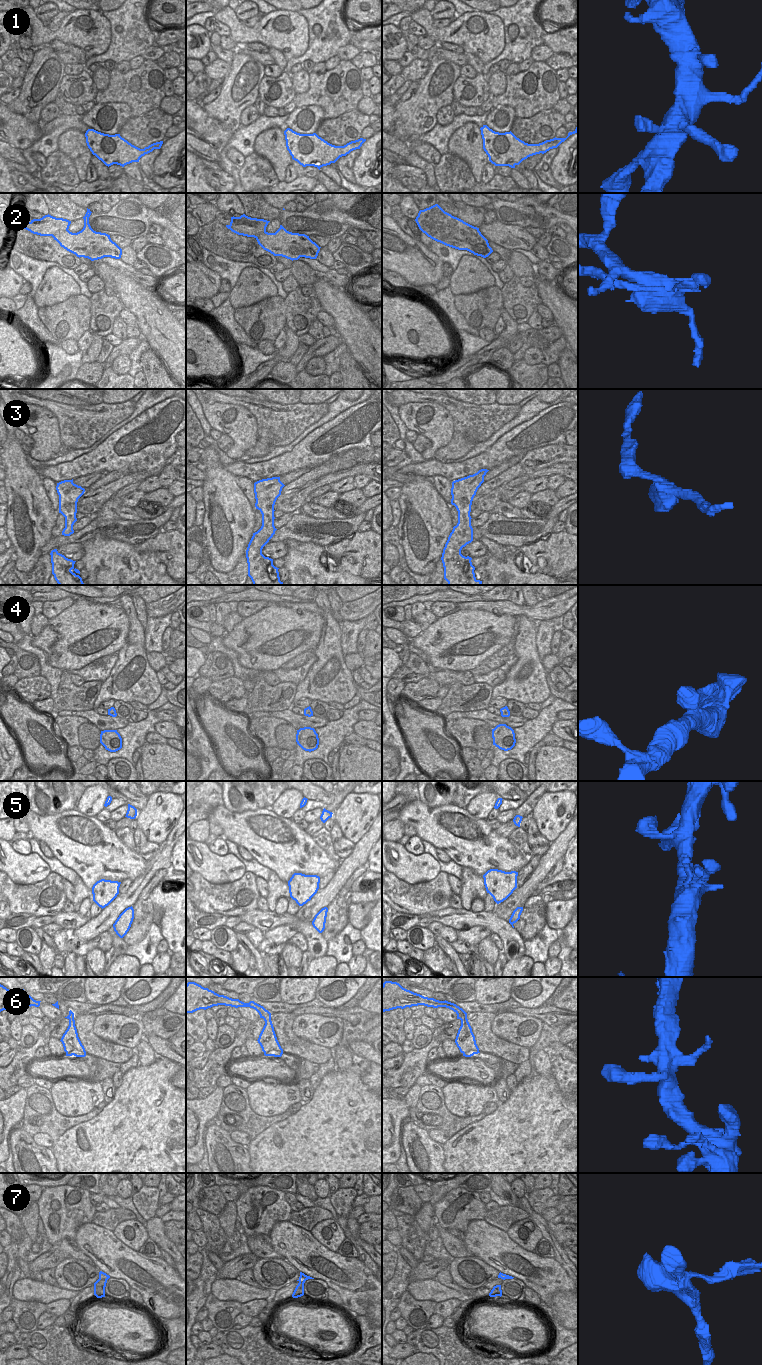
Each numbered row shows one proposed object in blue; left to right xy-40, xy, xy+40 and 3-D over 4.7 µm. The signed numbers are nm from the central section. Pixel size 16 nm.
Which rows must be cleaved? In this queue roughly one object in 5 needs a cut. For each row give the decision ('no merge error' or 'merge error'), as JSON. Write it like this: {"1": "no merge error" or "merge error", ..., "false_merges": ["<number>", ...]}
{"1": "merge error", "2": "merge error", "3": "no merge error", "4": "no merge error", "5": "no merge error", "6": "no merge error", "7": "no merge error", "false_merges": ["1", "2"]}

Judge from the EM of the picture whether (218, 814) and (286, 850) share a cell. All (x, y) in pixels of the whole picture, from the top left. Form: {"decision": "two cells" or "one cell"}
{"decision": "one cell"}

